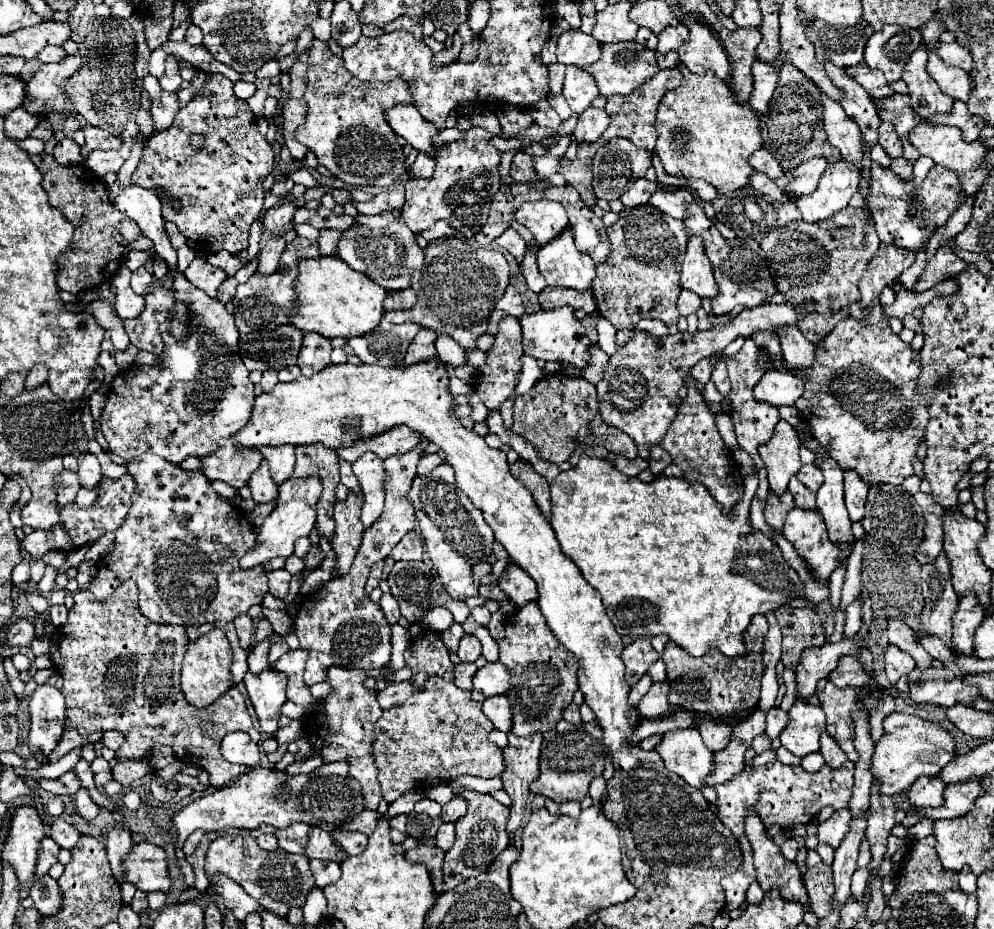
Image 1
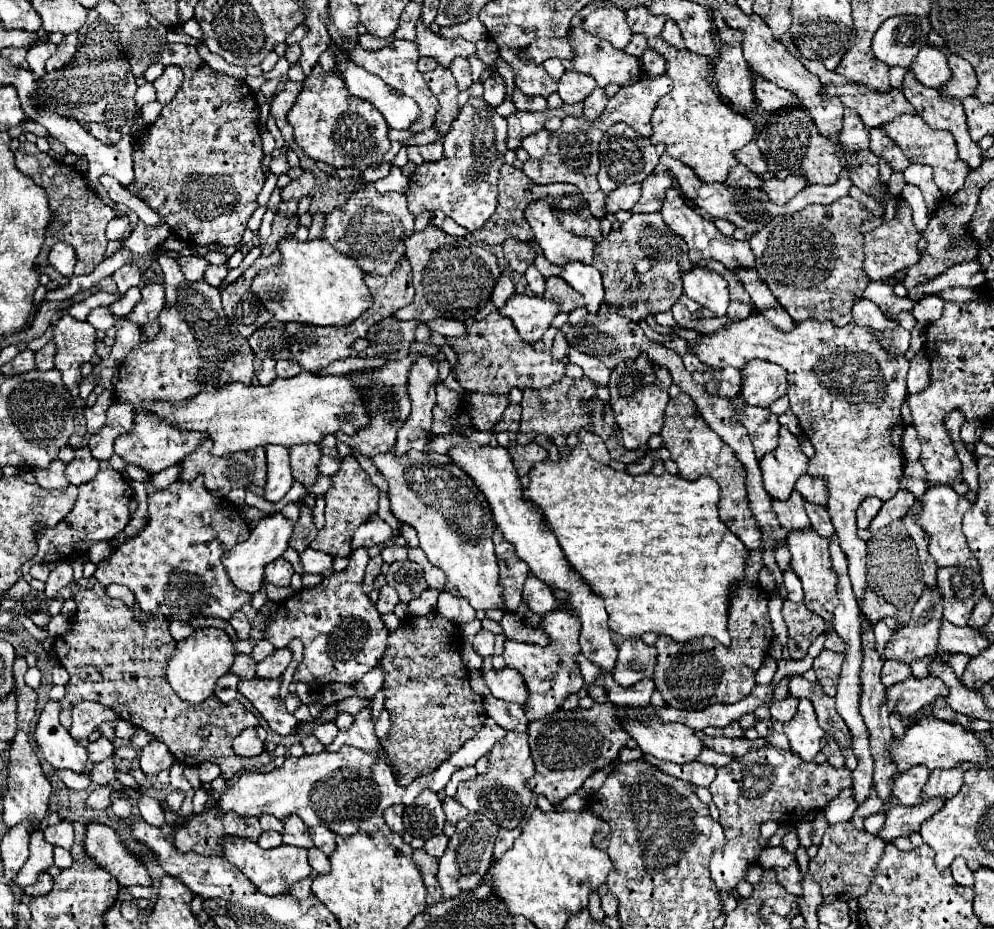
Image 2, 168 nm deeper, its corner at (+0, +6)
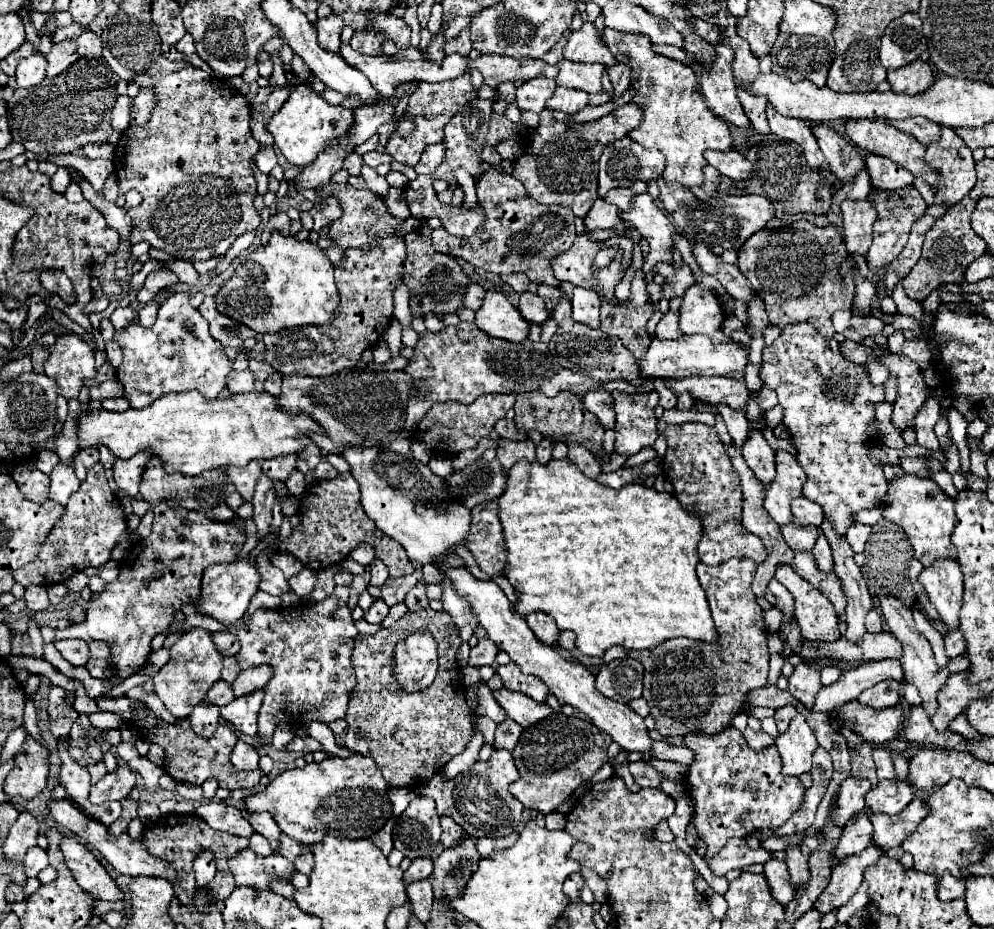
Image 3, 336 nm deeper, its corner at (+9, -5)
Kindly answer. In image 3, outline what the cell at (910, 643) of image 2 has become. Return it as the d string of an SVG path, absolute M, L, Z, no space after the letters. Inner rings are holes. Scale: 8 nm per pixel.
M885 658L885 660L863 662L857 668L851 668L845 674L841 674L841 678L835 684L821 688L815 700L815 710L833 712L845 702L857 700L863 690L871 688L873 684L881 680L889 680L889 678L899 680L899 682L905 678L899 660Z

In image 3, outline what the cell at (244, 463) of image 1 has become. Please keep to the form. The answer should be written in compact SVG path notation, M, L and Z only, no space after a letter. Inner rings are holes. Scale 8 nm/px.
M151 458L147 468L145 468L145 474L143 474L143 480L141 480L141 496L143 500L147 500L151 506L159 504L161 500L171 500L171 502L177 502L179 506L187 508L187 510L195 510L195 512L209 512L213 510L215 506L219 506L229 494L235 492L235 484L231 482L231 478L227 476L225 470L207 470L199 476L183 476L179 472L165 472L163 468L163 460L159 458Z

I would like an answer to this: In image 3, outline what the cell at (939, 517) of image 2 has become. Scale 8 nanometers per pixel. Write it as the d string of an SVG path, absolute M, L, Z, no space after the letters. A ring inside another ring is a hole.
M911 474L899 476L889 482L887 500L883 500L883 504L883 516L905 530L915 548L915 558L923 568L929 568L937 558L957 558L955 546L949 540L955 528L955 500L949 498L933 480L923 480Z

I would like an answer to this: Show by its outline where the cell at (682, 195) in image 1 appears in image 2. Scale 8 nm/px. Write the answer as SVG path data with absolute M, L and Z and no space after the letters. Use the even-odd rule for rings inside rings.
M668 173L648 175L640 183L642 195L640 195L640 201L634 205L632 213L654 213L654 211L658 211L662 207L664 193L666 193L668 187L672 187L672 179L670 179Z

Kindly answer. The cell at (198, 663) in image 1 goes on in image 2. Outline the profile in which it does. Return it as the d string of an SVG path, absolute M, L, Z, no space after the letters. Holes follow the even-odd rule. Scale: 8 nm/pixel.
M214 627L196 629L190 637L186 637L184 641L178 641L176 651L174 651L174 655L170 657L170 661L166 665L168 683L180 699L190 701L190 703L202 703L208 697L212 697L216 681L224 673L228 673L228 669L232 667L234 655L236 655L236 651L234 651L232 641L226 635L226 631L214 629Z

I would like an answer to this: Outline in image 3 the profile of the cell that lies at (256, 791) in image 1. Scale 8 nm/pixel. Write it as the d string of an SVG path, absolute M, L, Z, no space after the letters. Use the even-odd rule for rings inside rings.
M327 756L321 764L313 762L305 764L305 768L281 772L265 790L247 796L243 804L247 812L269 812L283 834L311 846L323 842L325 834L349 840L369 838L391 816L387 790L389 784L371 756L353 756L349 760Z

